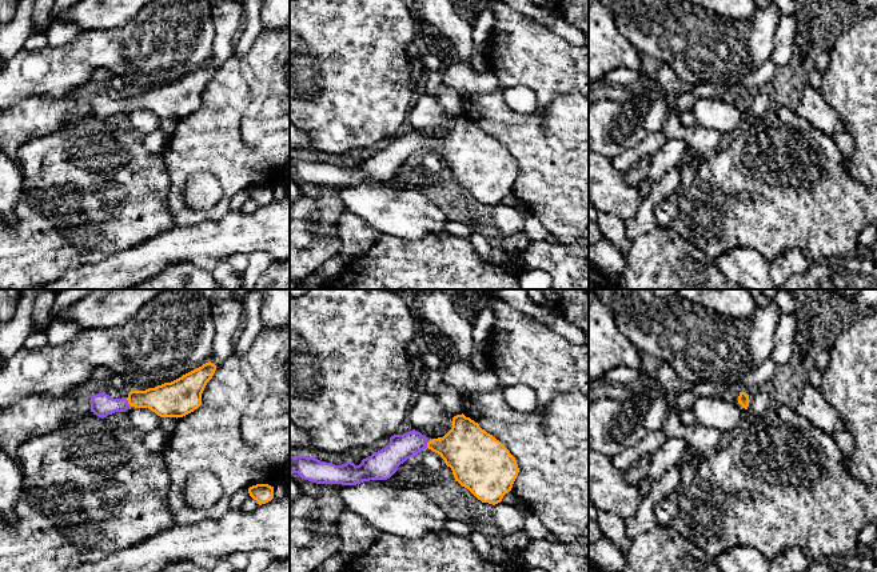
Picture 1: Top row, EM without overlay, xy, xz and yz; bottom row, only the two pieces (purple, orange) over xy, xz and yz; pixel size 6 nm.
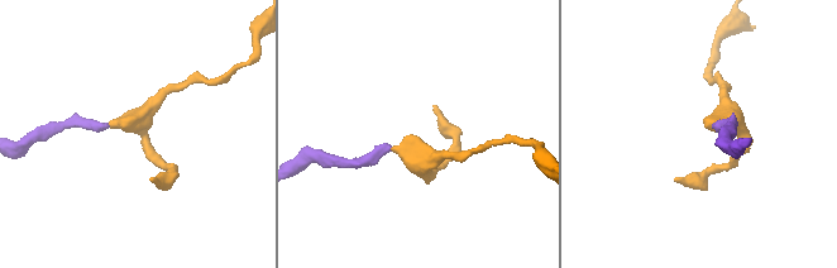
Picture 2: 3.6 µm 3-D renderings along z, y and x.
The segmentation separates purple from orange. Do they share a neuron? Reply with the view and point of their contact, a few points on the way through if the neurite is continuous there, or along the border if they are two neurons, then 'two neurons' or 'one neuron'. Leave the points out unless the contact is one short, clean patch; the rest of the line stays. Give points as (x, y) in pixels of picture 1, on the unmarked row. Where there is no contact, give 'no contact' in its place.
xy (127, 103) | across xy (102, 106), (127, 103), (167, 102) | one neuron

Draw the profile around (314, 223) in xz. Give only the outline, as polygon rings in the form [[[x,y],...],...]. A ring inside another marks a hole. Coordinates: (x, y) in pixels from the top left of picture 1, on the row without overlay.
[[[319,185],[320,196],[311,197],[304,193],[290,207],[290,277],[304,280],[315,272],[323,263],[339,255],[339,225],[340,216],[346,212],[346,207],[339,197],[342,185]]]

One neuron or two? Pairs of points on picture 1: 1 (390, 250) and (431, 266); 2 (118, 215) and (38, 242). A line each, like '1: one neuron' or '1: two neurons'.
1: one neuron
2: one neuron

